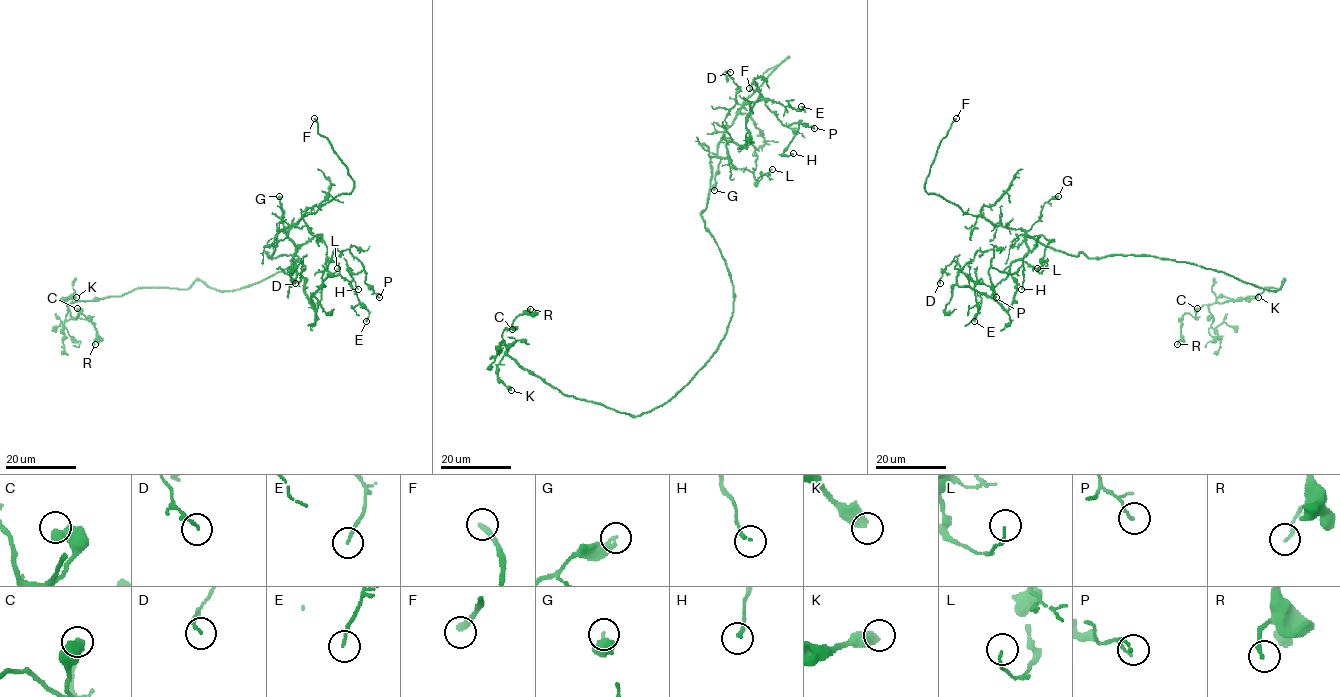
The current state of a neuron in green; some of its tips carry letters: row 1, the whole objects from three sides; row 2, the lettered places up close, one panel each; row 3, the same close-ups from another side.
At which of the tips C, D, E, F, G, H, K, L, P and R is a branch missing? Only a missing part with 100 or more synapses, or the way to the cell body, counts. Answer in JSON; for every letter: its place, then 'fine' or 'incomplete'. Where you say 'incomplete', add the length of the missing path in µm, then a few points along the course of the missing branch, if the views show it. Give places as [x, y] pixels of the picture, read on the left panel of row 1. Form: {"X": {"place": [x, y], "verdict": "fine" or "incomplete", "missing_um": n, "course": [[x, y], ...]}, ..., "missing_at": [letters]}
{"C": {"place": [77, 308], "verdict": "fine"}, "D": {"place": [295, 283], "verdict": "fine"}, "E": {"place": [366, 321], "verdict": "fine"}, "F": {"place": [314, 118], "verdict": "incomplete", "missing_um": 30, "course": [[314, 118], [298, 98], [300, 88], [275, 51], [275, 46], [273, 47]]}, "G": {"place": [279, 196], "verdict": "fine"}, "H": {"place": [358, 289], "verdict": "fine"}, "K": {"place": [76, 297], "verdict": "fine"}, "L": {"place": [337, 268], "verdict": "fine"}, "P": {"place": [379, 297], "verdict": "fine"}, "R": {"place": [95, 344], "verdict": "fine"}, "missing_at": ["F"]}

